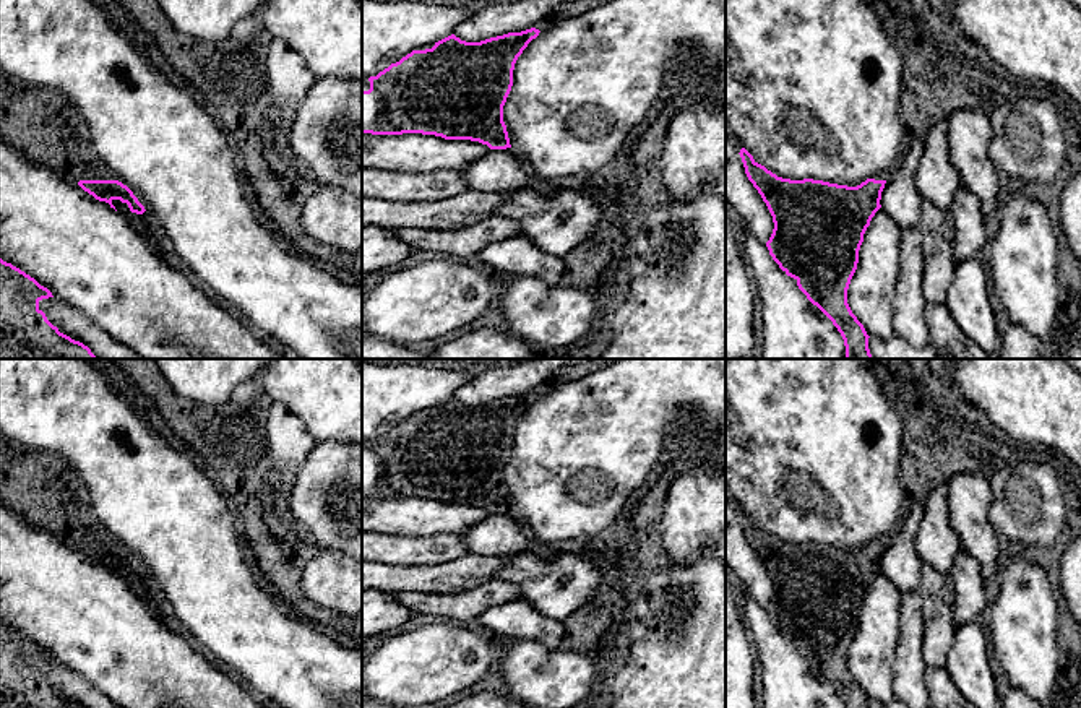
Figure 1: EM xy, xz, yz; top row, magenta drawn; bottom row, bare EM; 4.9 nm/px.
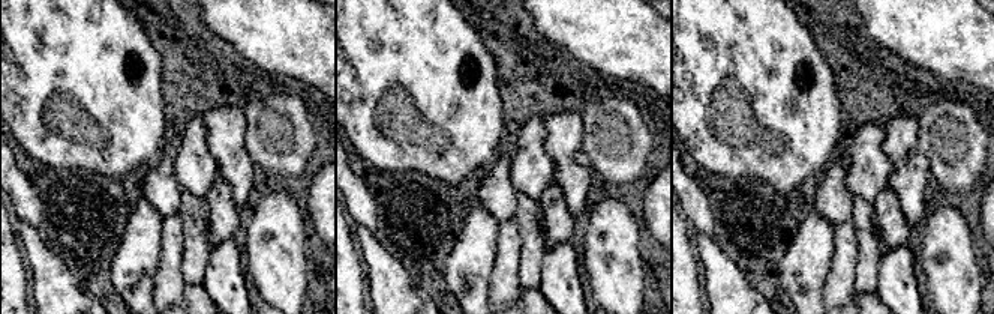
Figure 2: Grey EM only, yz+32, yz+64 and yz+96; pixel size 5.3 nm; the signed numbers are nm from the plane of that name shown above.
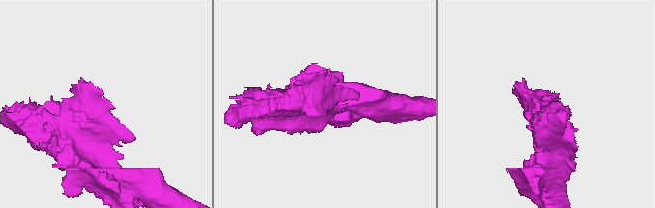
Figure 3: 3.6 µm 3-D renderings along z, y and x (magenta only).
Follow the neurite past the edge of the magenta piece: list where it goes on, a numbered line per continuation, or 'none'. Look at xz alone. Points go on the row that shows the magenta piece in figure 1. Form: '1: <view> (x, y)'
1: xz (391, 30)

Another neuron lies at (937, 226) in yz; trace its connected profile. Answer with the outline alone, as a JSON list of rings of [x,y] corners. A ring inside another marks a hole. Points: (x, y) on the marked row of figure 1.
[[[922,203],[919,227],[922,231],[922,294],[925,304],[941,304],[954,276],[953,257],[954,221],[951,211]]]

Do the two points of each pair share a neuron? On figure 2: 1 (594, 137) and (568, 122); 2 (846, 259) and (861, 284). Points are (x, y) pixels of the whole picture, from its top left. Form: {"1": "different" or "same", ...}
{"1": "different", "2": "different"}

